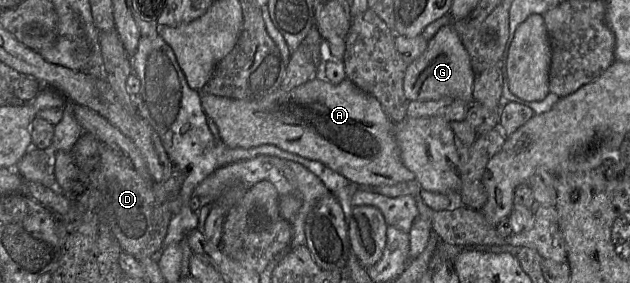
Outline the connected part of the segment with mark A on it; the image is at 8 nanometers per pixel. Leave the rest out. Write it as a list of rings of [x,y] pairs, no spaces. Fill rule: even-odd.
[[[317,76],[290,91],[278,88],[254,101],[201,94],[201,105],[207,117],[217,126],[220,139],[228,148],[249,149],[273,145],[305,159],[318,161],[345,177],[349,183],[360,187],[393,185],[415,180],[415,175],[402,162],[395,137],[395,123],[388,118],[376,98],[360,90],[348,79],[333,85],[322,76]]]

